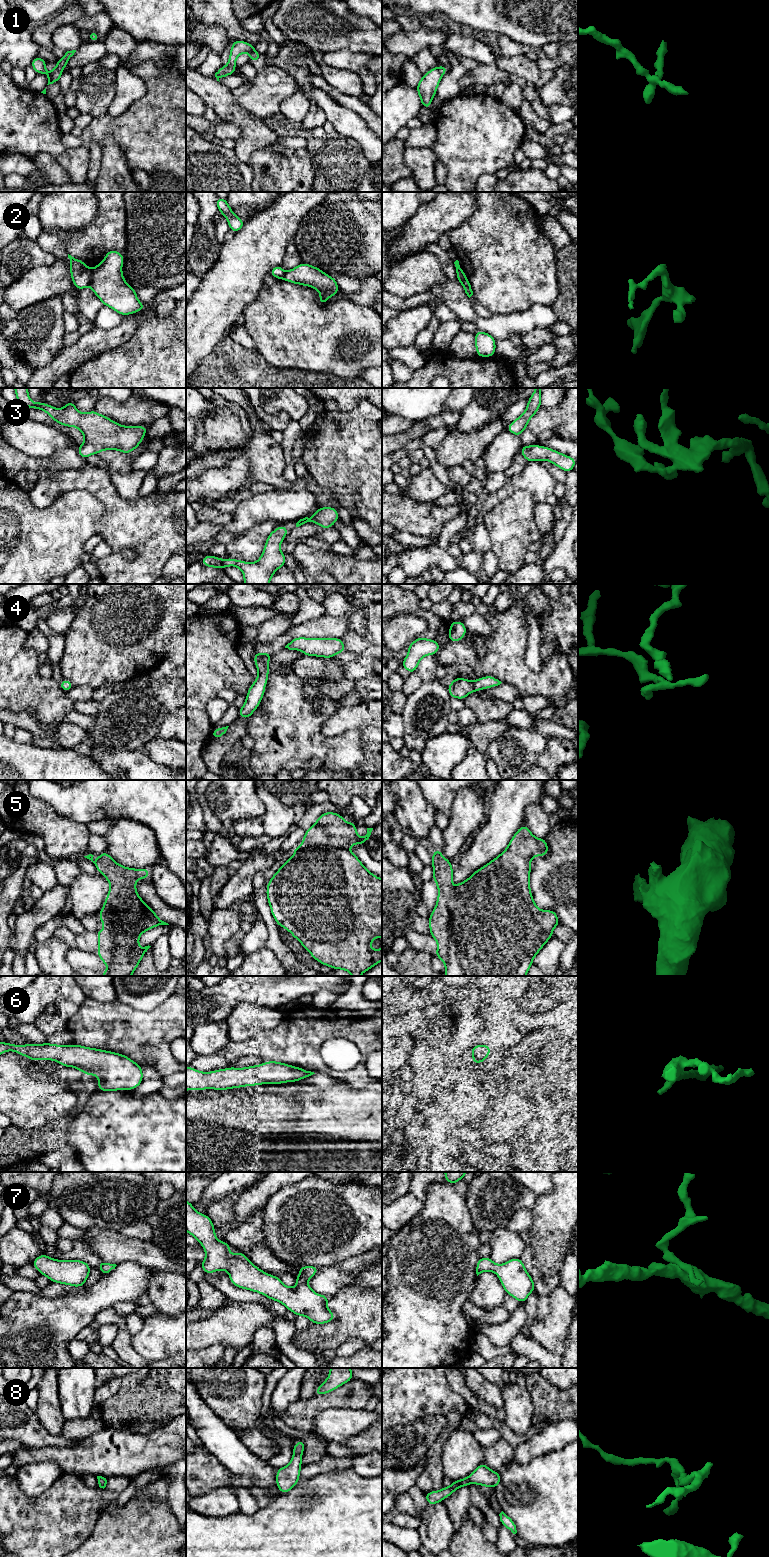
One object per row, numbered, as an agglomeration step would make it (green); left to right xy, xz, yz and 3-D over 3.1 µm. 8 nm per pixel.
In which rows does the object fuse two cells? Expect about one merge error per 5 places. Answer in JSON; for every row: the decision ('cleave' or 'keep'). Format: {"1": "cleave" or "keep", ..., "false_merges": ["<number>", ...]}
{"1": "keep", "2": "keep", "3": "keep", "4": "keep", "5": "keep", "6": "keep", "7": "keep", "8": "keep", "false_merges": []}

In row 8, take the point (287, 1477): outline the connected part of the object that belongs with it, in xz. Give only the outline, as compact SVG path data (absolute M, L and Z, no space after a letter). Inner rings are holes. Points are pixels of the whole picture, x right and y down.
M301 1439L298 1440L298 1442L293 1446L294 1455L291 1459L291 1462L287 1466L277 1469L276 1485L282 1494L289 1492L299 1482L304 1448L304 1441Z

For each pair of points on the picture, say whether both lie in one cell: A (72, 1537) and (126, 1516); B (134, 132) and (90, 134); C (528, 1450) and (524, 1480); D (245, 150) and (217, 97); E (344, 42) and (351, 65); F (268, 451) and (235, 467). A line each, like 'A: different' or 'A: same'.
A: different
B: same
C: different
D: same
E: different
F: different

